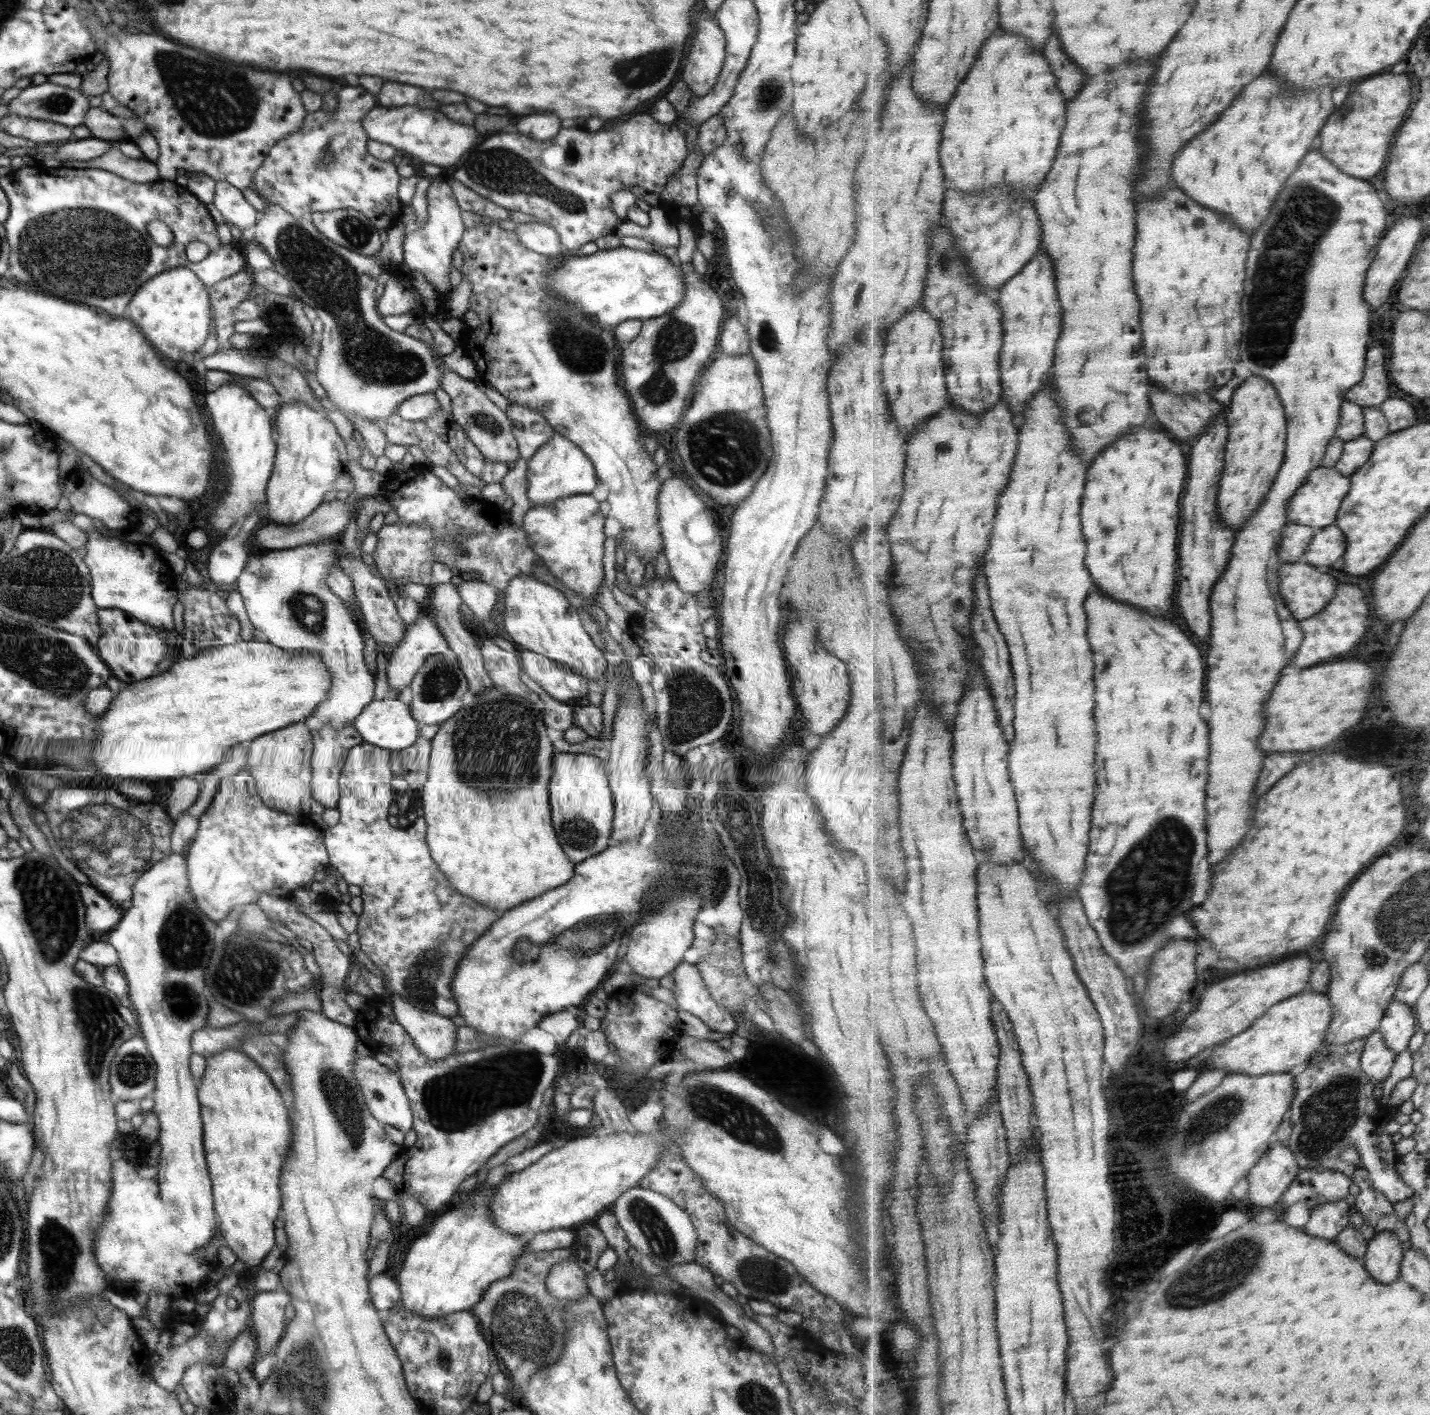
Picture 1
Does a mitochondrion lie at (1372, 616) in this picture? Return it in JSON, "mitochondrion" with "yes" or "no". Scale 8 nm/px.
{"mitochondrion":"no"}

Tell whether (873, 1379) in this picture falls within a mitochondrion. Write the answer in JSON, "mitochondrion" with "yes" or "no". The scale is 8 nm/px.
{"mitochondrion":"no"}

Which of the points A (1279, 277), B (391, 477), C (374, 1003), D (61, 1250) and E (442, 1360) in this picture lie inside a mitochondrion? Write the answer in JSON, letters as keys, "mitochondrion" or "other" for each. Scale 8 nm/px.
{"A":"mitochondrion","B":"other","C":"other","D":"mitochondrion","E":"mitochondrion"}

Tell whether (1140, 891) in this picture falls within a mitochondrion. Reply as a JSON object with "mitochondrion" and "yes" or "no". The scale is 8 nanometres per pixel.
{"mitochondrion":"yes"}

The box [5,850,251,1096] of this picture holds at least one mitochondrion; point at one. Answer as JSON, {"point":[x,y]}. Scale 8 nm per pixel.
{"point":[41,888]}

